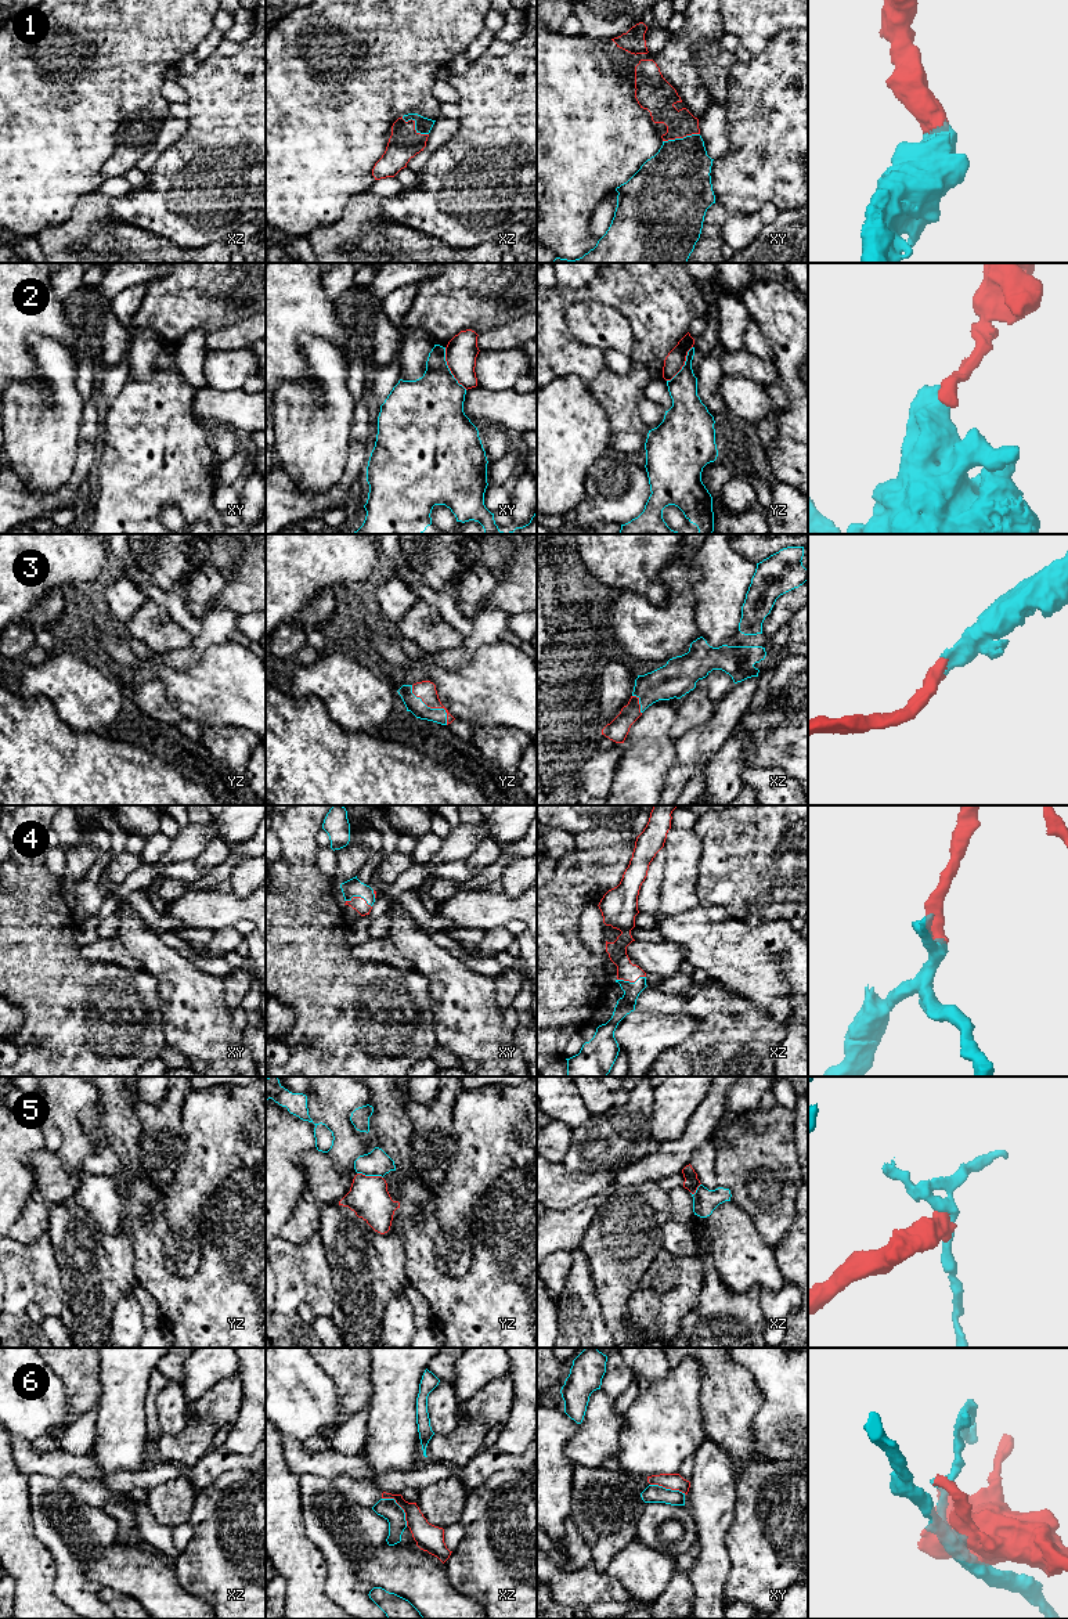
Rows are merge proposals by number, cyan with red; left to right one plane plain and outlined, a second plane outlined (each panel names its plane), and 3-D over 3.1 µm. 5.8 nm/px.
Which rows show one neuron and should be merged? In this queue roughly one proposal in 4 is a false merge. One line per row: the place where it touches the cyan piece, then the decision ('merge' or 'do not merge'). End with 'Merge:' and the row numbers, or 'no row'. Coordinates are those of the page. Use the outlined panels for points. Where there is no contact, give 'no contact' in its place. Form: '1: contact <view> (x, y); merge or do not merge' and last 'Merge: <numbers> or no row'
1: contact xz (415, 126); merge
2: contact xy (448, 370); do not merge
3: contact yz (432, 709); merge
4: contact xy (358, 895); merge
5: contact yz (370, 1175); do not merge
6: contact xz (400, 1507); do not merge
Merge: 1, 3, 4

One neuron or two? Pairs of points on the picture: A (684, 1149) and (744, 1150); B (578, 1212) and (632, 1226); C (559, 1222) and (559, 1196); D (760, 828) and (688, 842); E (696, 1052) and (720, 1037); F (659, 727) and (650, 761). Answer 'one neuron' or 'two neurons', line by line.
A: two neurons
B: two neurons
C: two neurons
D: two neurons
E: one neuron
F: one neuron

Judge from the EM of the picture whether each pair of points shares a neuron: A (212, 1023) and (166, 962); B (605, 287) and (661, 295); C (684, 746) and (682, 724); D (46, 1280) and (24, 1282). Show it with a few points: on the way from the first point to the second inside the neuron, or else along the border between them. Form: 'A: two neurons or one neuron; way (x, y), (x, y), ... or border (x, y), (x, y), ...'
A: one neuron; way (197, 1008), (177, 977)
B: one neuron; way (619, 287), (648, 287)
C: two neurons; border (711, 716), (675, 741)
D: two neurons; border (25, 1250), (25, 1264), (33, 1280), (35, 1301)

